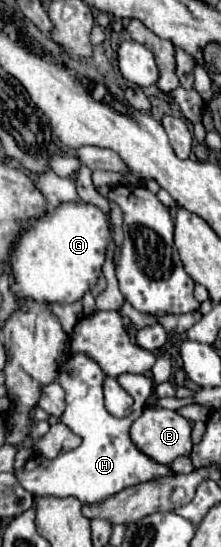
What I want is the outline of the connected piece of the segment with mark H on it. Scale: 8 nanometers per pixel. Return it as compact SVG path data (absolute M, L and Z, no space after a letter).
M76 353L66 365L60 369L58 381L66 393L66 411L60 417L76 435L82 437L82 445L68 453L58 455L56 459L46 459L44 455L34 455L28 463L16 471L20 485L32 495L54 495L54 497L78 497L82 503L102 503L110 495L118 491L146 483L152 479L160 479L166 475L174 475L170 465L156 463L146 453L142 453L134 441L130 439L130 425L142 415L148 399L154 393L154 379L144 375L120 375L118 383L130 391L134 397L134 409L128 417L118 419L110 415L104 407L104 371L100 365L88 355Z

